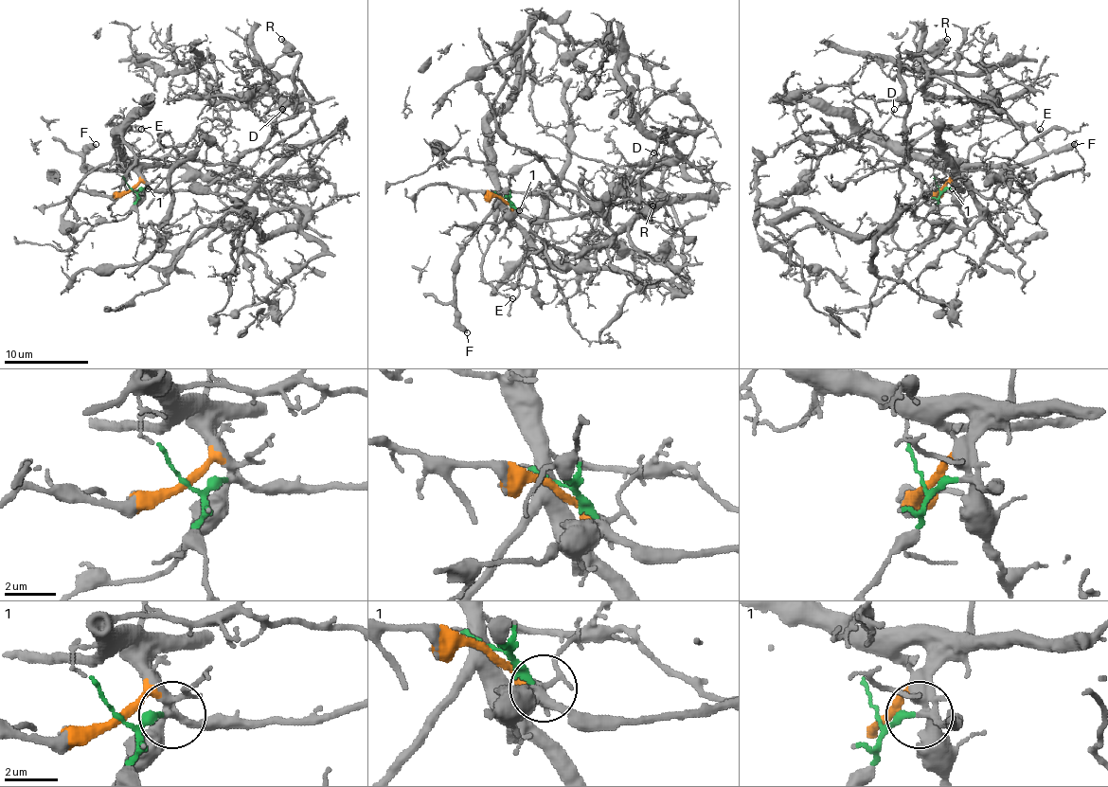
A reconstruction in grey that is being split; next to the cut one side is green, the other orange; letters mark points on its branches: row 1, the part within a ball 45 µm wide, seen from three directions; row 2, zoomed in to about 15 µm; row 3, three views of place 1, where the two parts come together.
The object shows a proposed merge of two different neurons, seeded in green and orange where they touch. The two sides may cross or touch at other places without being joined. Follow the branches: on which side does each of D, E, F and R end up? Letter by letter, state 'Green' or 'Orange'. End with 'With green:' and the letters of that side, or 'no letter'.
D: Green
E: Orange
F: Orange
R: Green
With green: D, R

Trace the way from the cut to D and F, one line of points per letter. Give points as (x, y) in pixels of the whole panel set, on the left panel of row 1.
D: (131, 190), (192, 190), (209, 186), (247, 152), (256, 150), (268, 135), (273, 120), (283, 110)
F: (131, 190), (139, 177), (133, 165), (127, 169), (95, 169), (86, 165), (82, 156), (95, 144)

